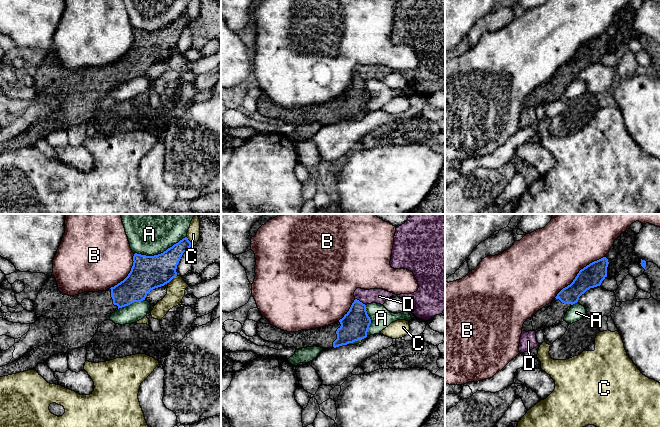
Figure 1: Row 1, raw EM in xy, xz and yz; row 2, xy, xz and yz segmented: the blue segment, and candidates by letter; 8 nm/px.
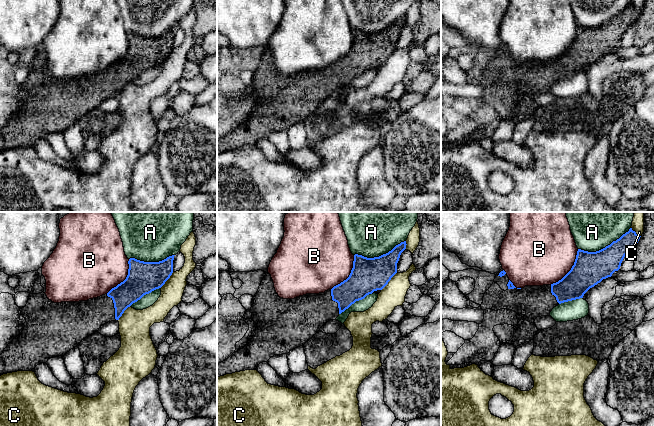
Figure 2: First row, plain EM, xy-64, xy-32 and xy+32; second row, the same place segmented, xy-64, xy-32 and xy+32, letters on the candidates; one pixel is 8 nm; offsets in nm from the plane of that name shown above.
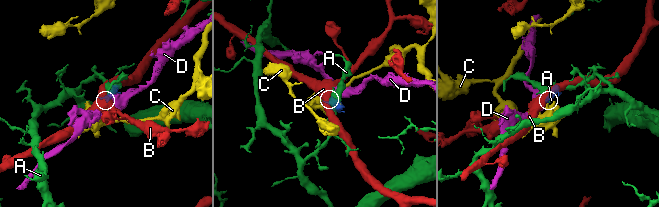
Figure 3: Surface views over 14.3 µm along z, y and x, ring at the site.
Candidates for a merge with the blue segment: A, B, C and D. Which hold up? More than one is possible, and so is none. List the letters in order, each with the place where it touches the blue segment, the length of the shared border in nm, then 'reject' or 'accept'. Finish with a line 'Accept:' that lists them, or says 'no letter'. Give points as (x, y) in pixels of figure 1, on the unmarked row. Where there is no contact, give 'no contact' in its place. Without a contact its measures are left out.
A: xy (161, 29) | 440 nm | reject
B: yz (578, 49) | 500 nm | reject
C: xy (190, 18) | 90 nm | reject
D: xz (359, 77) | 110 nm | reject
Accept: no letter

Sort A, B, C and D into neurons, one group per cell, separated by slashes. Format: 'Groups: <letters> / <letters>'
Groups: A / B / C / D

